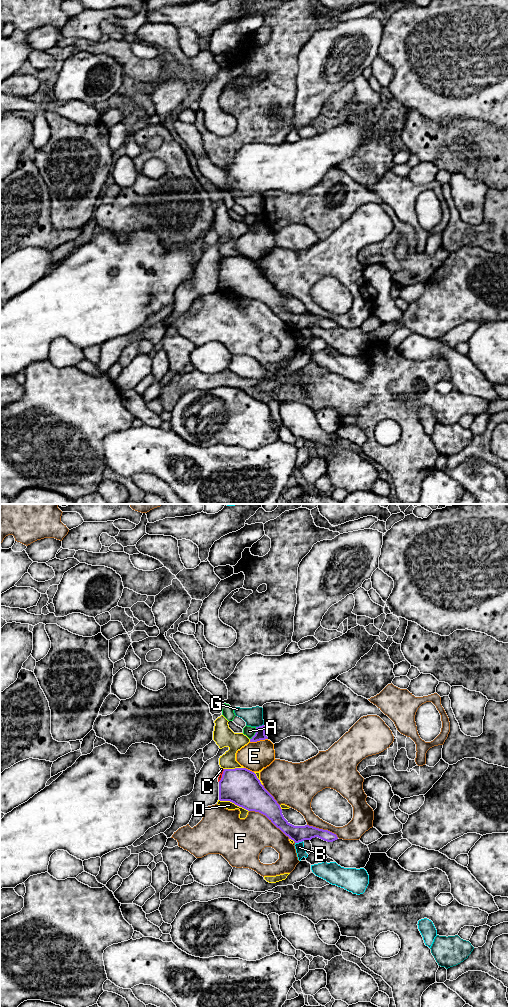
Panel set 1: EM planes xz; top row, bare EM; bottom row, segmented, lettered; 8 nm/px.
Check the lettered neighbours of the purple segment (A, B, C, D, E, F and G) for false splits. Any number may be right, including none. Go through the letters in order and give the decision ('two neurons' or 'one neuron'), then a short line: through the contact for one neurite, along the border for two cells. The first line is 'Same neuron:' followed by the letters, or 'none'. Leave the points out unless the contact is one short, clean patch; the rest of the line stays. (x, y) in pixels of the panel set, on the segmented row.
Same neuron: none
A: two neurons; line xz (256, 727), (256, 732), (250, 739)
B: two neurons
C: two neurons; line xz (224, 769), (218, 781)
D: two neurons
E: two neurons
F: two neurons
G: two neurons

